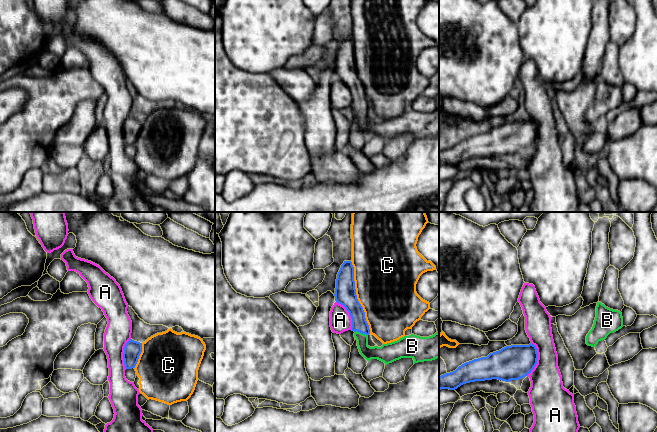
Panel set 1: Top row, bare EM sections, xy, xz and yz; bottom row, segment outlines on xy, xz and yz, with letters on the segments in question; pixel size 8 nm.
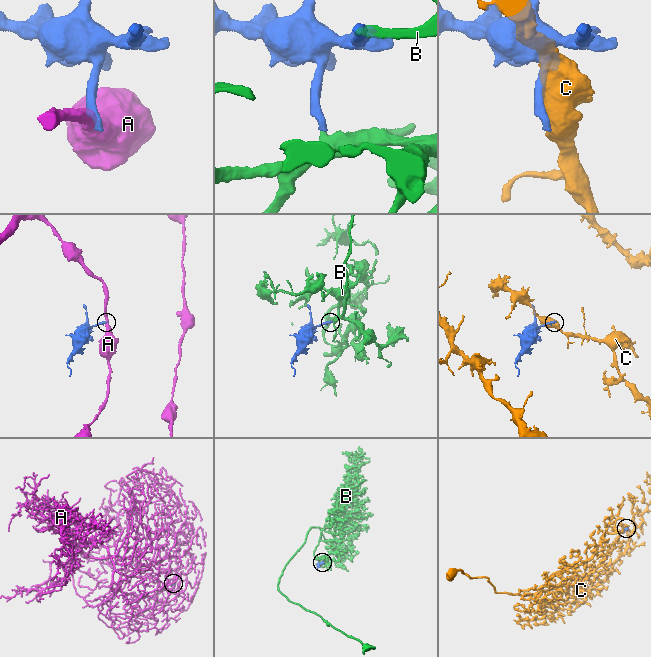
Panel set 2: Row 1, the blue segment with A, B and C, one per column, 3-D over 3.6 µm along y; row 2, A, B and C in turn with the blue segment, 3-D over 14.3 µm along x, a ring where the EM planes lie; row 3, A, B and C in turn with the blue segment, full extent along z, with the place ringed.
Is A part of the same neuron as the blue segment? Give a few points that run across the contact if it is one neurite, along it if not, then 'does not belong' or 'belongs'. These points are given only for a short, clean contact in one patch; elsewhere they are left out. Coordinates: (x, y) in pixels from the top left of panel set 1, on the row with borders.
line yz (532, 343), (536, 348), (537, 363), (526, 375); does not belong

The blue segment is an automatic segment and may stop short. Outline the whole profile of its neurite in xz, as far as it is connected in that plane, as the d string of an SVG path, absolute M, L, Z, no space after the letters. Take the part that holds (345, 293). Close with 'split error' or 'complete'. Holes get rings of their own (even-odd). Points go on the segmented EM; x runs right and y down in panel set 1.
M344 261L337 274L335 301L343 305L352 318L351 330L357 340L360 354L367 360L378 359L385 365L401 358L412 358L414 364L439 358L439 332L429 337L414 334L381 347L368 345L369 325L363 307L356 295L354 267L351 261Z; split error

